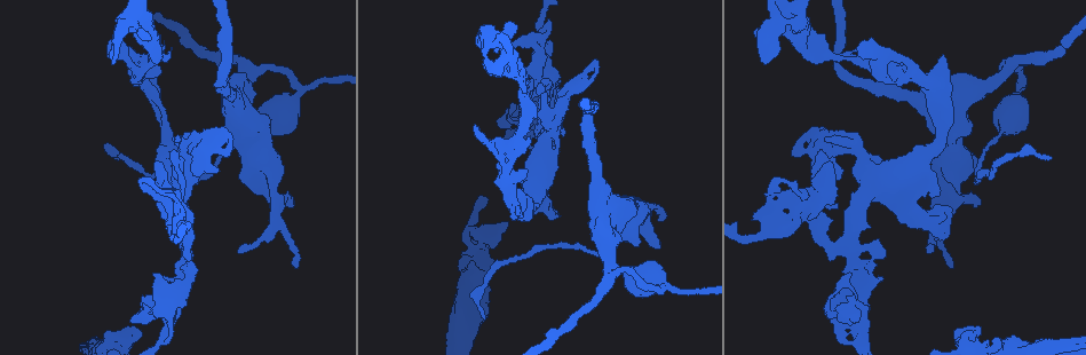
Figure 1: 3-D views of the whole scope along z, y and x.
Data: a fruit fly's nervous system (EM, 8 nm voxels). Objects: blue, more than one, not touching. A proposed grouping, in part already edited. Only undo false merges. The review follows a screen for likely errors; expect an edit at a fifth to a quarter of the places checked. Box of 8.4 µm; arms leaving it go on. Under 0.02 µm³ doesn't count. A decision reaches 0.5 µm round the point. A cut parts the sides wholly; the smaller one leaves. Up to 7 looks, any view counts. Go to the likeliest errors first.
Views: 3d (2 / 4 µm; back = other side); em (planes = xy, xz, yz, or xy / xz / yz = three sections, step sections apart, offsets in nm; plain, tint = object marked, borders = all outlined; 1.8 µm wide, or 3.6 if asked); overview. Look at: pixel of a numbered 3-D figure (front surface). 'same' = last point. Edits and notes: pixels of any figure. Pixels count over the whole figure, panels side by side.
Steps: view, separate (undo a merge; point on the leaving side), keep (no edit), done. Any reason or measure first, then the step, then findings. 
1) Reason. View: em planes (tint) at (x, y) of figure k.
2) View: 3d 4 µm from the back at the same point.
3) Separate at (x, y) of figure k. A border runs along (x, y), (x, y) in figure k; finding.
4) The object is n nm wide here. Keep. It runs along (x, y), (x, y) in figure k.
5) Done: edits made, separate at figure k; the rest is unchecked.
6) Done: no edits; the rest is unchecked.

Sharp bend. View: 3d 4 µm at (549, 77) of figure 1.

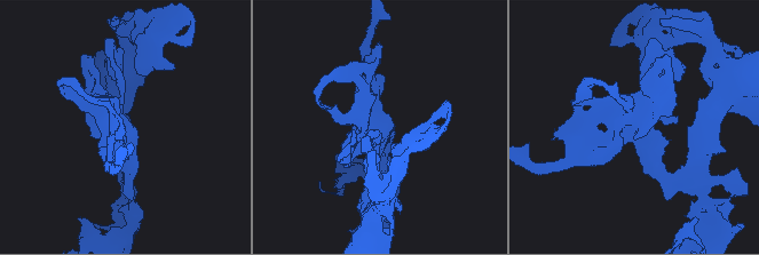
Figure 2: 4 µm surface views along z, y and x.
Need the tissue. View: em xy step 8 (tint) at (382, 121) of figure 2.

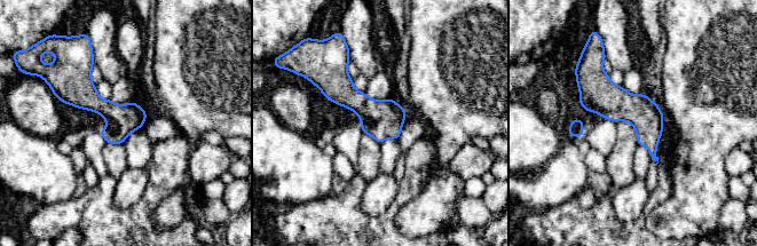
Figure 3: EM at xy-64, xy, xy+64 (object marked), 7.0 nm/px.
View: em planes (borders) at the same point.

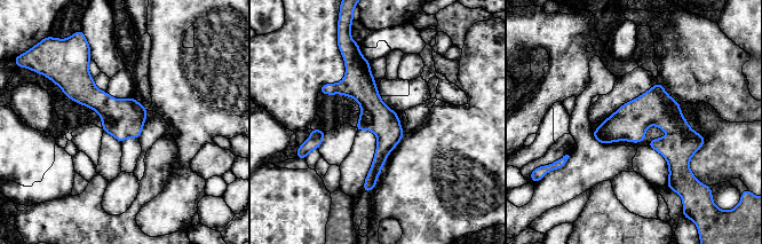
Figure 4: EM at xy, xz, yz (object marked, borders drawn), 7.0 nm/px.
The object is 220 nm wide here. Keep. All the same cell.

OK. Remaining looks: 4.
Sudden change in width. View: em planes (plain) at (1003, 72) of figure 1.

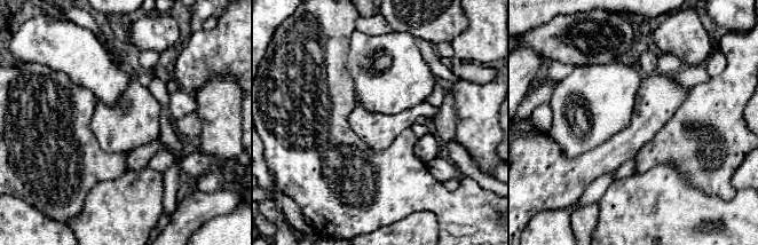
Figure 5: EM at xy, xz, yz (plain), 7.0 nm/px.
View: em planes (tint) at the same point.

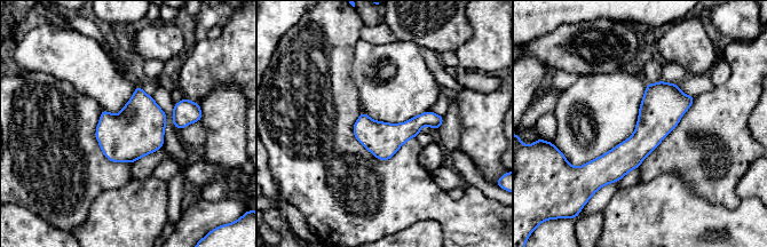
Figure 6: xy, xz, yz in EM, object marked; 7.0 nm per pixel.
The object is 240 nm wide here. Keep. It runs along (690, 98), (616, 164), (588, 172) in figure 6; all the same cell.

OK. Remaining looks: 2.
View: em xz step 16 (tint) at (168, 326) of figure 1.

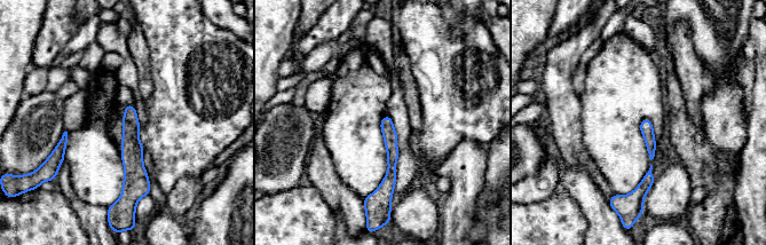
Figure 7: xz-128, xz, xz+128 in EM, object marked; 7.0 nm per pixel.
Another direction. View: em planes (tint) at the same point.

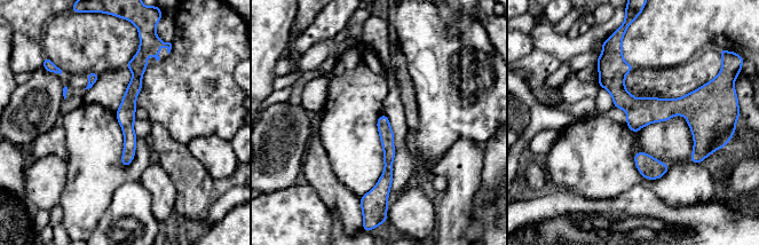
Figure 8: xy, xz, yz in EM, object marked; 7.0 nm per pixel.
Keep. It runs along (601, 66), (635, 108), (704, 119) in figure 8; continuous, no second cell.

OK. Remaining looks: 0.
Done: no edits; the rest is unchecked.

